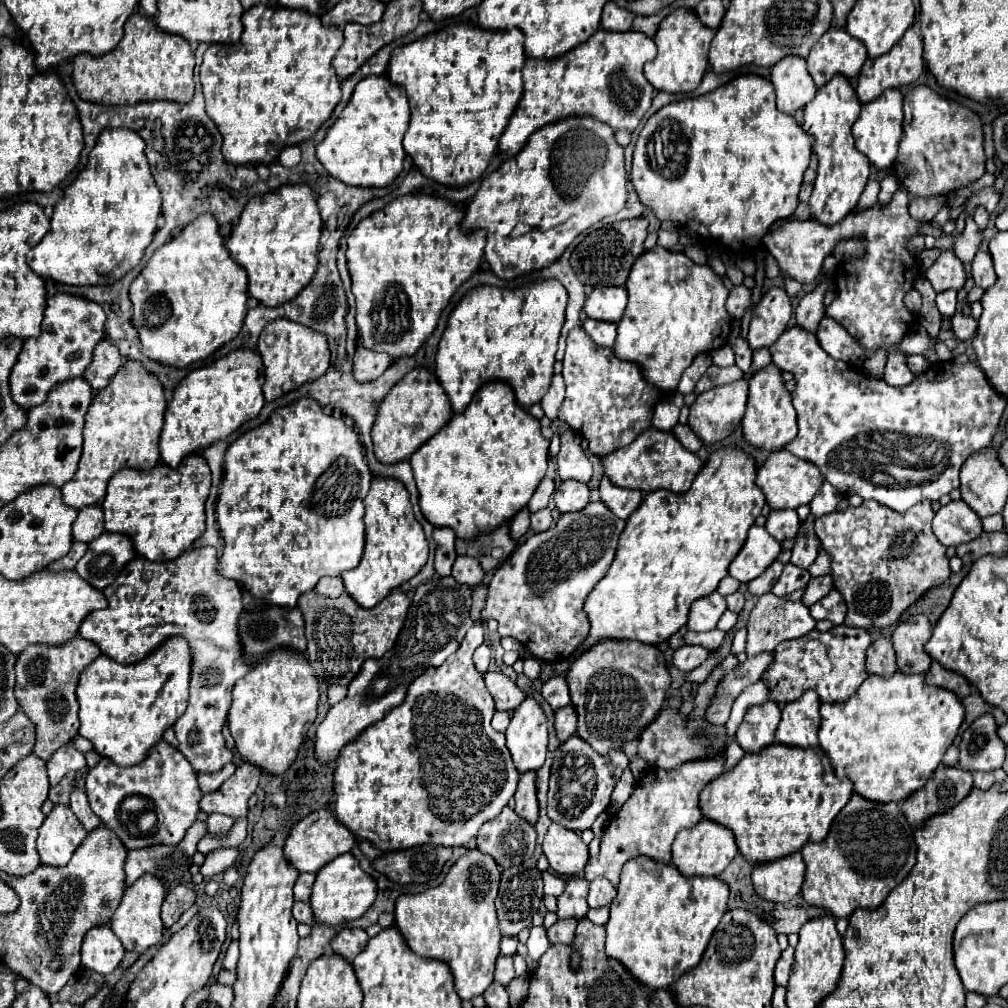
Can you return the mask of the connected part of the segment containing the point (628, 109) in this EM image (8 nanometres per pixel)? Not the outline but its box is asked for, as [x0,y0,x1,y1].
[499,29,657,155]

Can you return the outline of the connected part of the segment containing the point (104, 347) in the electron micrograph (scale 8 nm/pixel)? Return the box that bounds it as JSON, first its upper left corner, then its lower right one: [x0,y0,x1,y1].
[83,339,121,393]

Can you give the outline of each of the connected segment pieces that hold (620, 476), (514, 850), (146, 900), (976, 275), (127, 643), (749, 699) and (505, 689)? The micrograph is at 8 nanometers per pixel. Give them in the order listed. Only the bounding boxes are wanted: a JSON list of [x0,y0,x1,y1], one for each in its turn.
[[601,427,703,493],[477,807,537,869],[109,873,165,953],[971,251,995,289],[79,547,251,775],[725,681,771,741],[485,671,525,711]]

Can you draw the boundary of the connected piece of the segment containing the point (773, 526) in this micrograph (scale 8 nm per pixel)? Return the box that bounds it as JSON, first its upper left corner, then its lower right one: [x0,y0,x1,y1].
[765,511,801,541]

